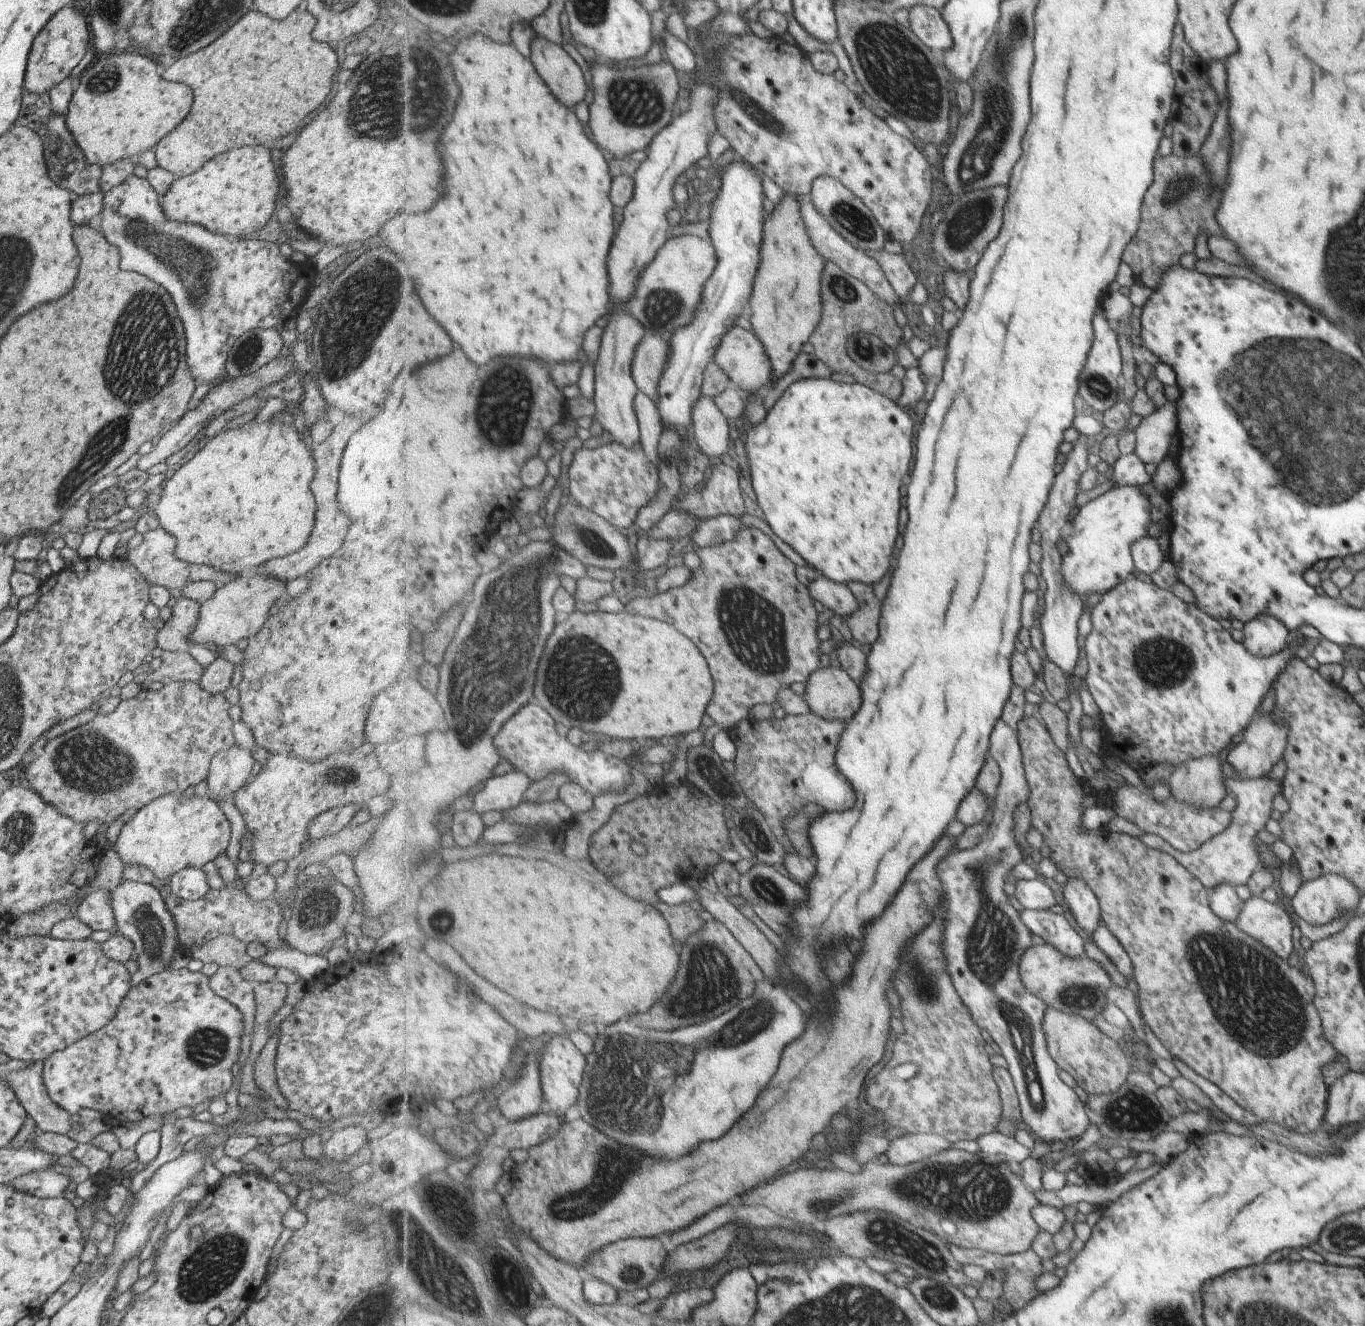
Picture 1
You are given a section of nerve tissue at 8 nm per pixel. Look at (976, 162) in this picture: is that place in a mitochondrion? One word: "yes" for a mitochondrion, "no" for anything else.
yes

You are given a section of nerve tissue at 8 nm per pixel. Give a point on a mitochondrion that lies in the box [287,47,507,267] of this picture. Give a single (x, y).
(401, 98)

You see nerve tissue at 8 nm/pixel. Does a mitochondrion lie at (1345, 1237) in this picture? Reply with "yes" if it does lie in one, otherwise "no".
yes

